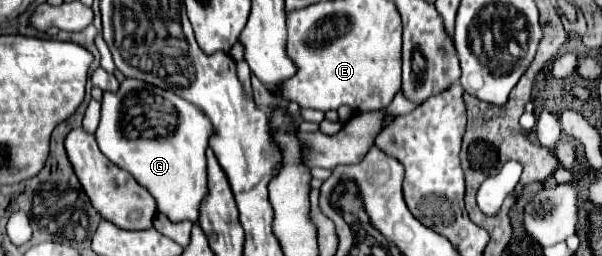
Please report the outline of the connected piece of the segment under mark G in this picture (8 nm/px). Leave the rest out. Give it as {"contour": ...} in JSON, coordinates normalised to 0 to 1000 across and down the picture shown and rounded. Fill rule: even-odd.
{"contour":[[[208,309],[201,324],[201,348],[194,363],[174,363],[171,410],[168,410],[168,488],[158,512],[161,559],[168,598],[188,629],[194,652],[218,676],[261,785],[261,809],[271,840],[281,848],[281,863],[317,863],[331,871],[331,816],[334,793],[344,770],[344,613],[341,590],[347,574],[347,535],[354,527],[354,496],[347,488],[347,465],[341,441],[334,441],[324,410],[314,410],[314,395],[304,395],[291,363],[241,332],[228,309]],[[221,355],[248,355],[254,371],[267,371],[271,387],[284,395],[294,426],[294,488],[291,504],[267,543],[211,543],[201,473],[204,473],[204,395]]]}

